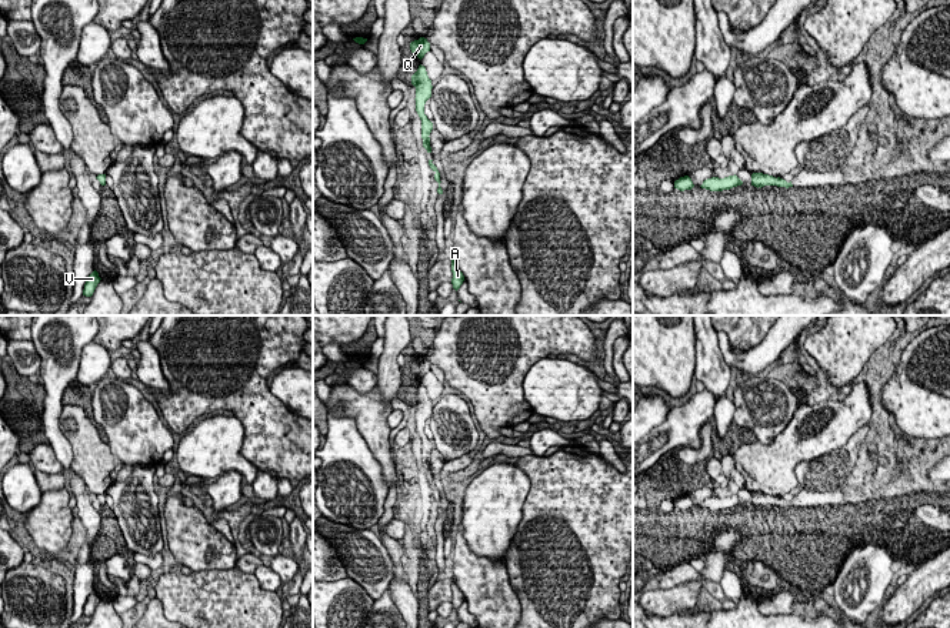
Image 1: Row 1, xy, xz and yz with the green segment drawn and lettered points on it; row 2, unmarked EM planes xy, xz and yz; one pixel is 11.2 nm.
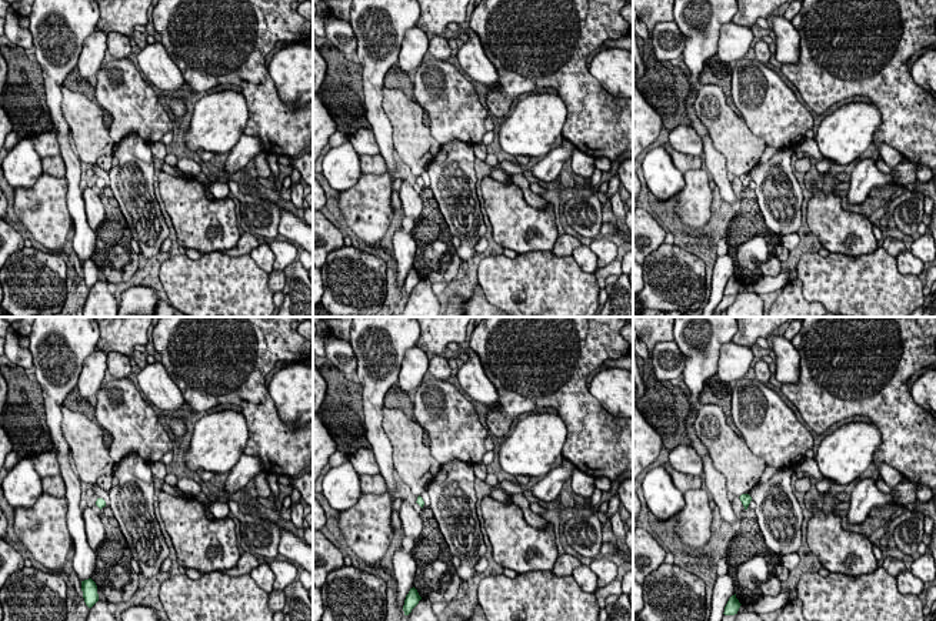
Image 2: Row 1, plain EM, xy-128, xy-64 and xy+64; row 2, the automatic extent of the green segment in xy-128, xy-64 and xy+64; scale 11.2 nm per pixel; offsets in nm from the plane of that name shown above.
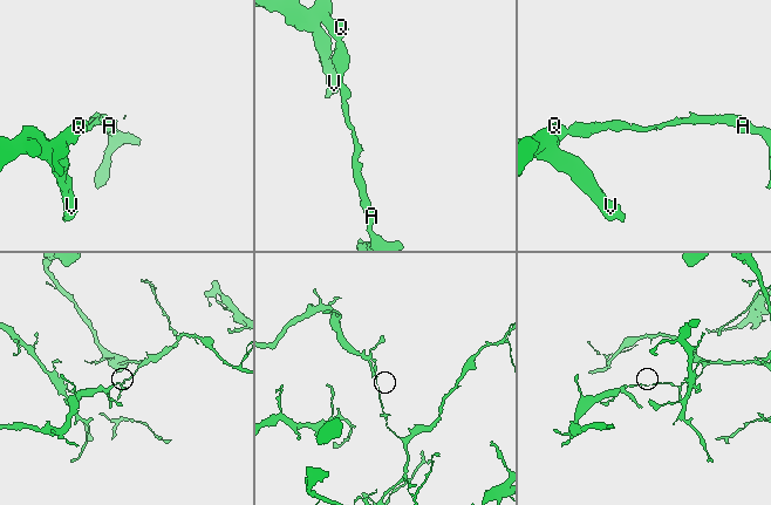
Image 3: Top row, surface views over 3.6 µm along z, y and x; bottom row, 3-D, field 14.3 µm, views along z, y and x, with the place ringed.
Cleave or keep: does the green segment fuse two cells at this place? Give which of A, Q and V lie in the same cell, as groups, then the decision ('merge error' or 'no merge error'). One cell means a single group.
A / Q V; merge error

